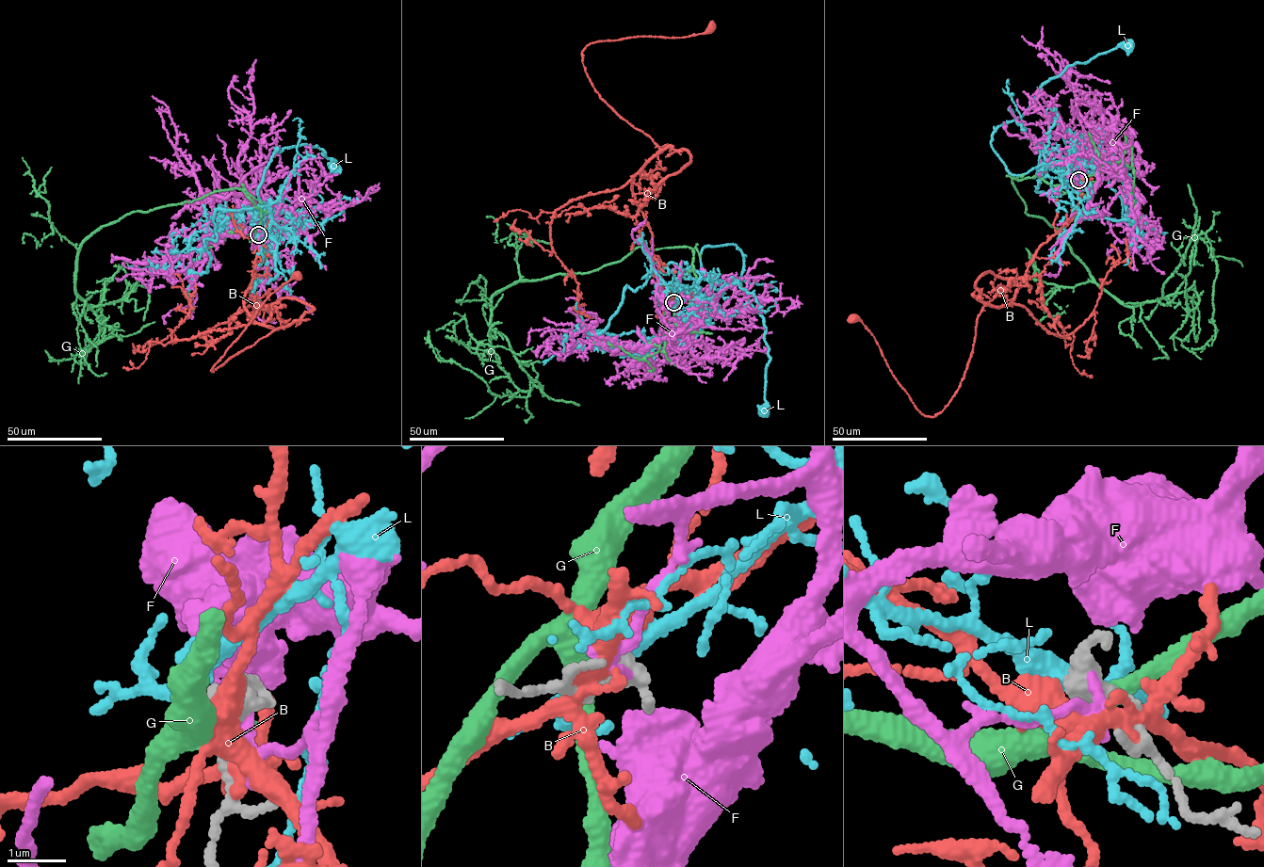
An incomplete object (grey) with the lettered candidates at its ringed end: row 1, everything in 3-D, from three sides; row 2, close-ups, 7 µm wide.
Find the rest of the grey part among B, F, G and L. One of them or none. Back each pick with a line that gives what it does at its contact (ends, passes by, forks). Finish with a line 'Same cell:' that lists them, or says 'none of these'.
L: It passes by
Same cell: L

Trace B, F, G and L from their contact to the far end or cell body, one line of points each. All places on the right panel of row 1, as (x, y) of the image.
B: (1078, 180), (1077, 212), (1037, 249), (1012, 301), (980, 312), (964, 376), (940, 412), (915, 408), (854, 319)
F: (1079, 180), (1072, 179), (1084, 173), (1094, 158), (1087, 145), (1123, 168), (1110, 138), (1125, 128), (1072, 100)
G: (1079, 181), (1012, 180), (1026, 213), (1126, 305), (1175, 292), (1198, 237), (1213, 251), (1216, 329), (1191, 347)
L: (1078, 180), (1046, 168), (1012, 175), (991, 136), (1068, 66), (1128, 45)

